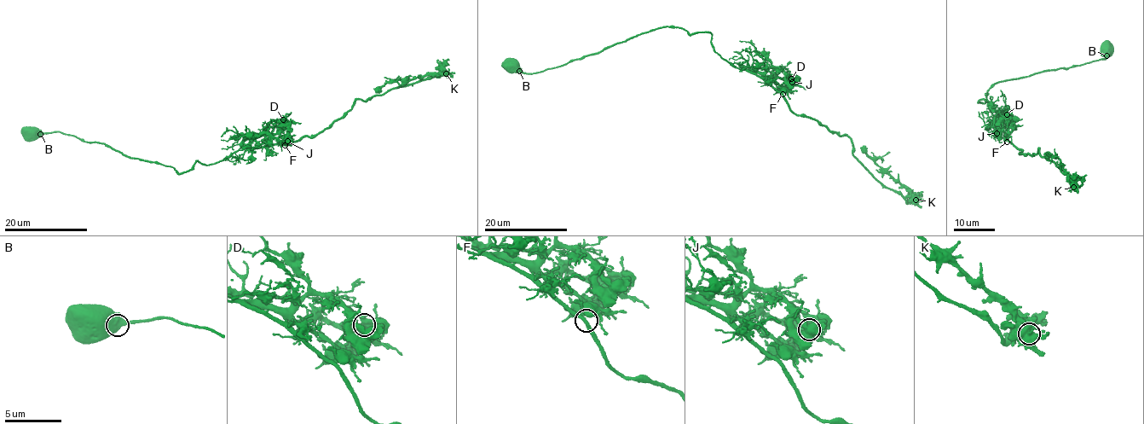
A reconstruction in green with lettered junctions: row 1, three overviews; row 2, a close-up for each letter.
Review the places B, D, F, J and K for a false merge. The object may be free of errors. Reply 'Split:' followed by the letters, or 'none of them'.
Split: none of them

